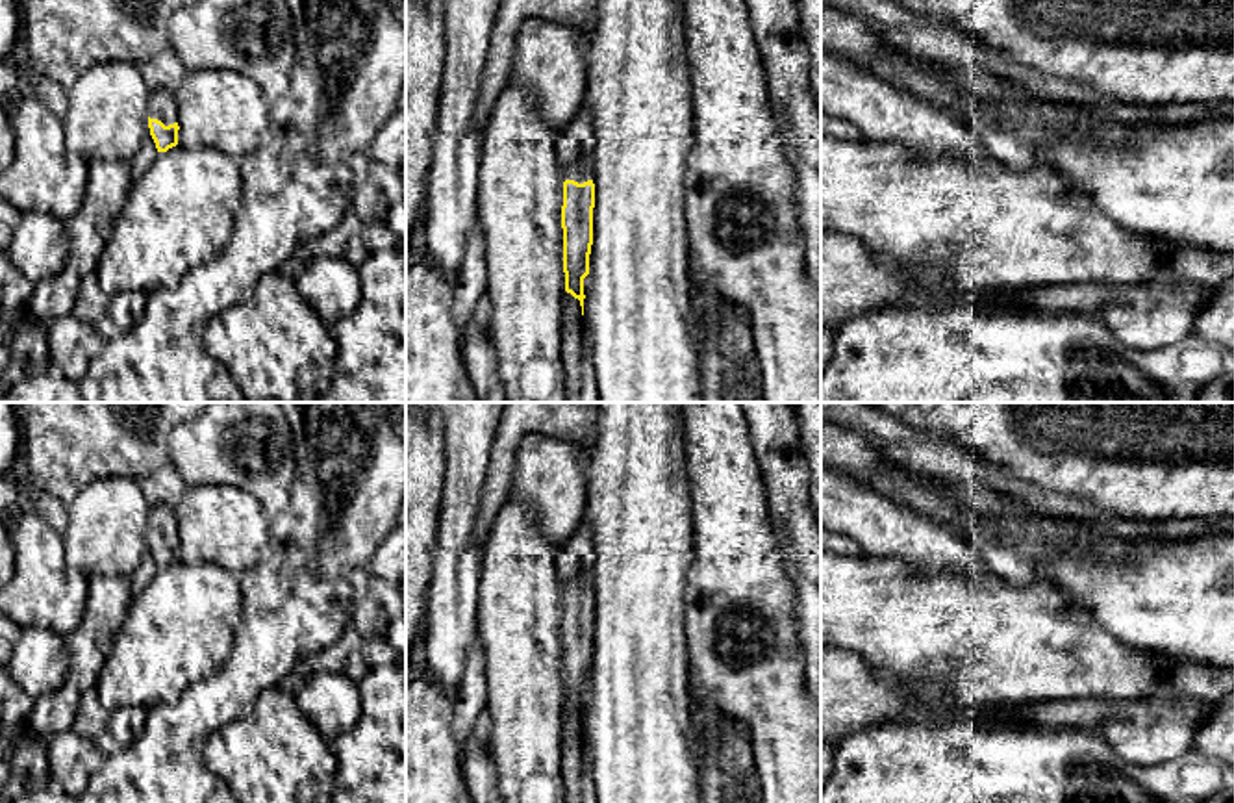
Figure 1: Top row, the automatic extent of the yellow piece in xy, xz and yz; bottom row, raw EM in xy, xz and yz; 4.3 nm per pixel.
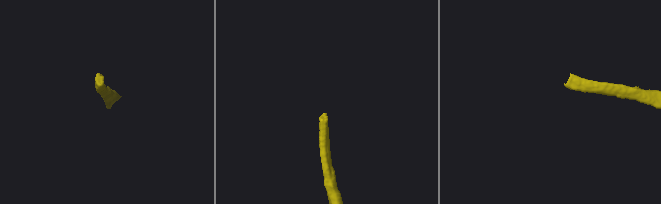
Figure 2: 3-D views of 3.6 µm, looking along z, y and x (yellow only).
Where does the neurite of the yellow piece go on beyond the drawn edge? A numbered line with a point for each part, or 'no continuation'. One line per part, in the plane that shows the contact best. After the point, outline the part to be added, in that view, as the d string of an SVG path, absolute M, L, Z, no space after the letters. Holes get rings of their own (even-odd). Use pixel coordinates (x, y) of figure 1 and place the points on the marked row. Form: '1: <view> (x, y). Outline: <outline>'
1: xy (162, 104). Outline: M167 89L152 91L148 95L148 117L165 126L178 122L178 95Z

